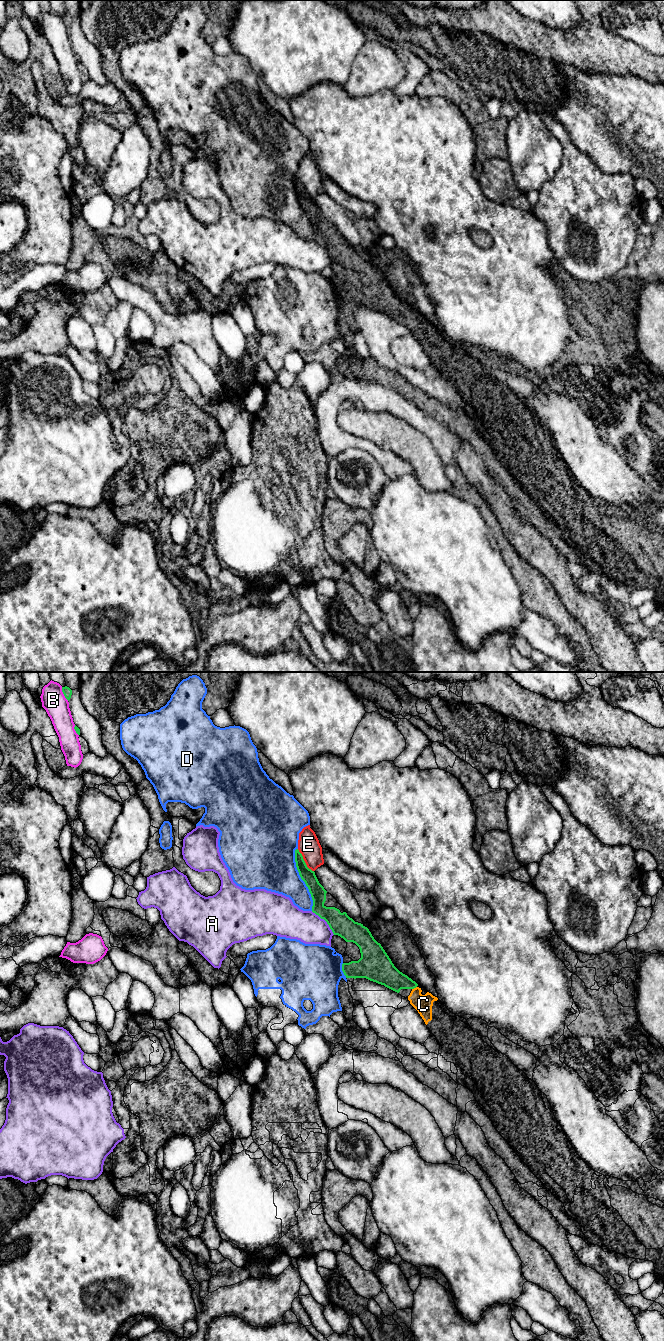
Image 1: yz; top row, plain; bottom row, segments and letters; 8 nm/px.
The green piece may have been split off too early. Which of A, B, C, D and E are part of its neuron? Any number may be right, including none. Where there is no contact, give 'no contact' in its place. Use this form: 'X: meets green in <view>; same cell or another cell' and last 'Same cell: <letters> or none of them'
A: meets green in yz; another cell
B: meets green in yz; another cell
C: meets green in yz; same cell
D: meets green in yz; another cell
E: meets green in yz; another cell
Same cell: C

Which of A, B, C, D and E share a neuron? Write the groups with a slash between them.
A / B / C / D / E

